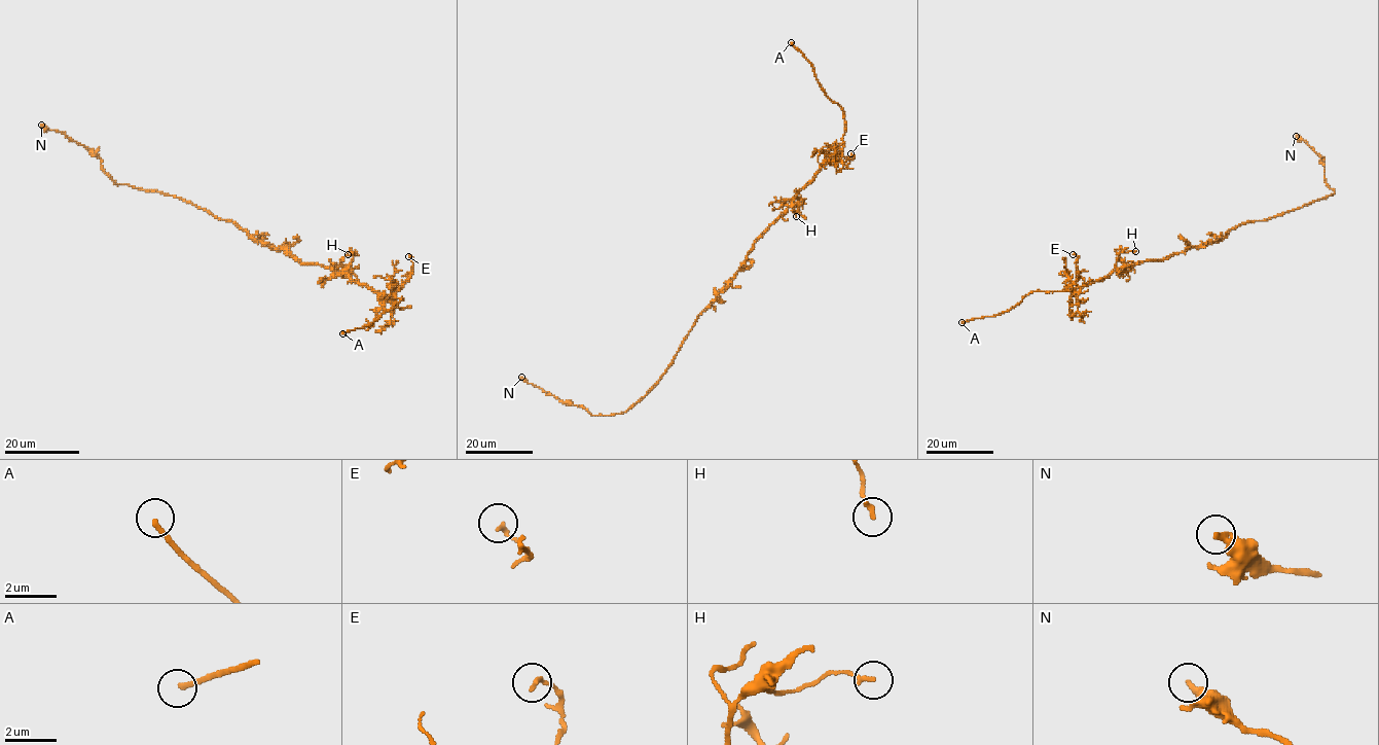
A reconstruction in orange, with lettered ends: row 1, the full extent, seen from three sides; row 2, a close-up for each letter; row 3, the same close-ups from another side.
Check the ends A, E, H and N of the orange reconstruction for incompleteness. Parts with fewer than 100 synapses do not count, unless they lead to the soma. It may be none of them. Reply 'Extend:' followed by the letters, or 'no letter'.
Extend: A

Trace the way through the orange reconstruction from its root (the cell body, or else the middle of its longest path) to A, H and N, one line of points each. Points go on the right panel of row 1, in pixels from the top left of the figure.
A: (1199, 245), (1166, 258), (1147, 259), (1115, 269), (1109, 276), (1075, 290), (1030, 291), (1004, 313), (962, 322)
H: (1199, 245), (1166, 258), (1116, 268), (1121, 252), (1135, 251)
N: (1199, 245), (1221, 240), (1239, 224), (1273, 217), (1334, 192), (1326, 181), (1322, 158), (1296, 136)

